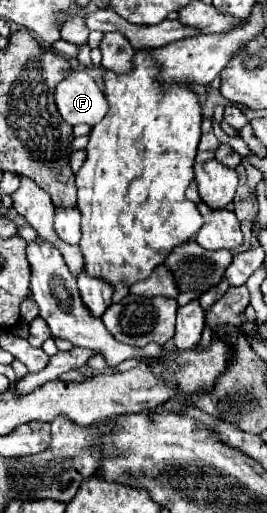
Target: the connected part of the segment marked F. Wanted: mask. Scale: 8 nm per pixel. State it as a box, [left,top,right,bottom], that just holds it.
[55,70,109,126]

